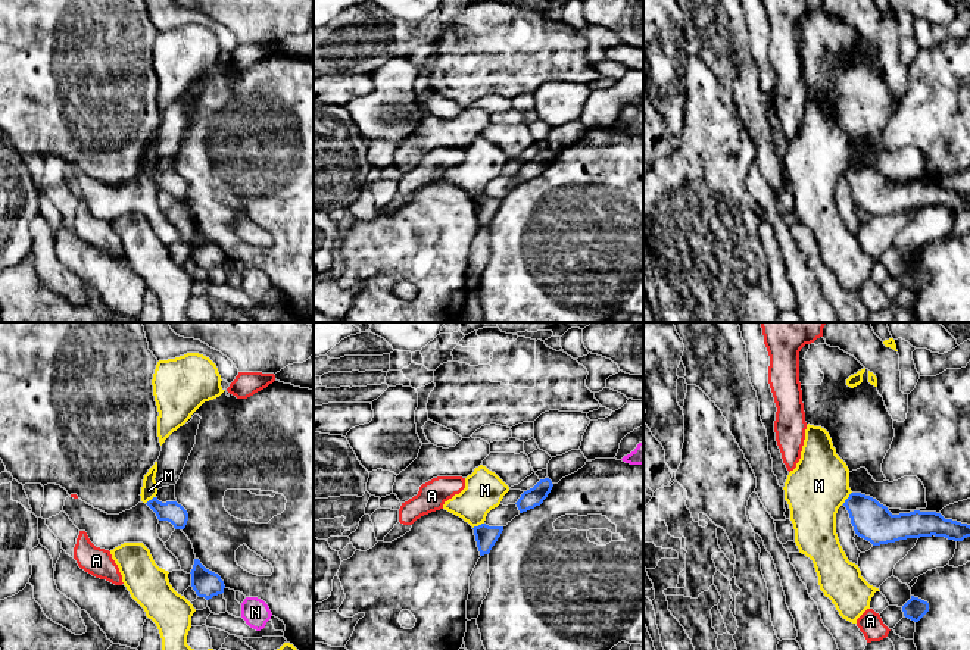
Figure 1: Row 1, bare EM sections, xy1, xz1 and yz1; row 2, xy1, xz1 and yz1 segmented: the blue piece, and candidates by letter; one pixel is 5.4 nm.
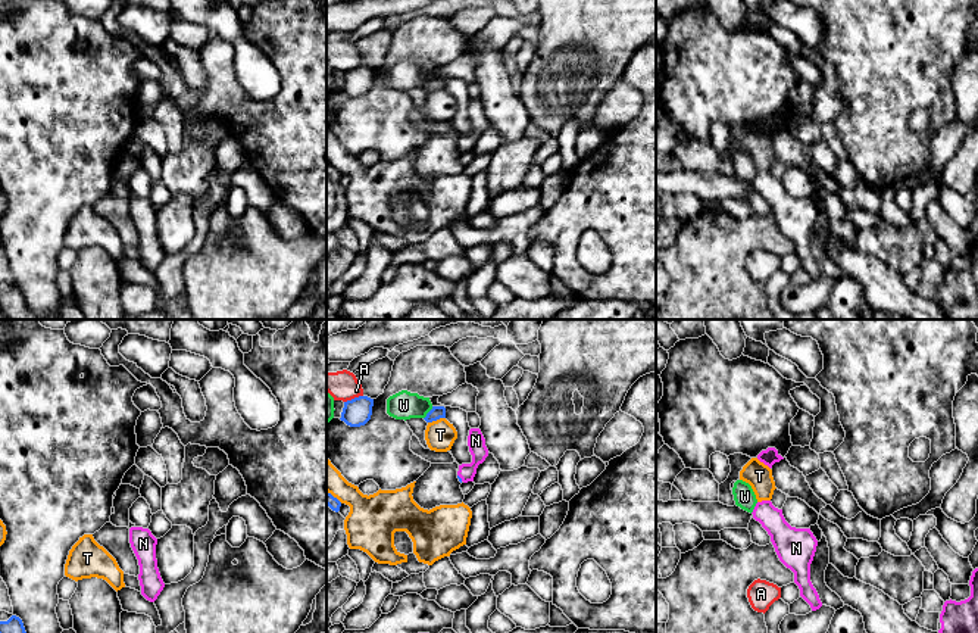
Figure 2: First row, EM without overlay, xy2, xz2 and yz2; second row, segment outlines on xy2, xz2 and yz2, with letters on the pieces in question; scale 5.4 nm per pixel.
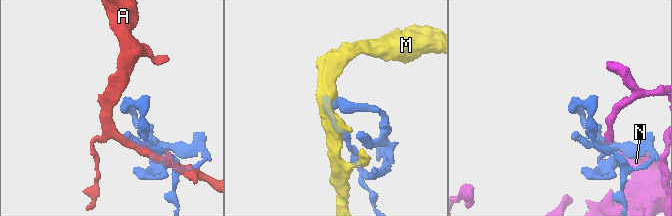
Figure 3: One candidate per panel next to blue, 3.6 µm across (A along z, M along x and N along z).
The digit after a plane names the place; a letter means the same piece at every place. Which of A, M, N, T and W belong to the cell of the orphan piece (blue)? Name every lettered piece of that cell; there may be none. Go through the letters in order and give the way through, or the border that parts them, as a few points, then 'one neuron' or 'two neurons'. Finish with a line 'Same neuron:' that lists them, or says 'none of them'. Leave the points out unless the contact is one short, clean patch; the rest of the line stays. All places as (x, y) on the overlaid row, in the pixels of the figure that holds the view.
A: two neurons
M: border yz1 (851, 491), (842, 503); two neurons
N: way xz2 (458, 476), (459, 477), (475, 462), (475, 440); one neuron
T: two neurons
W: two neurons
Same neuron: N

